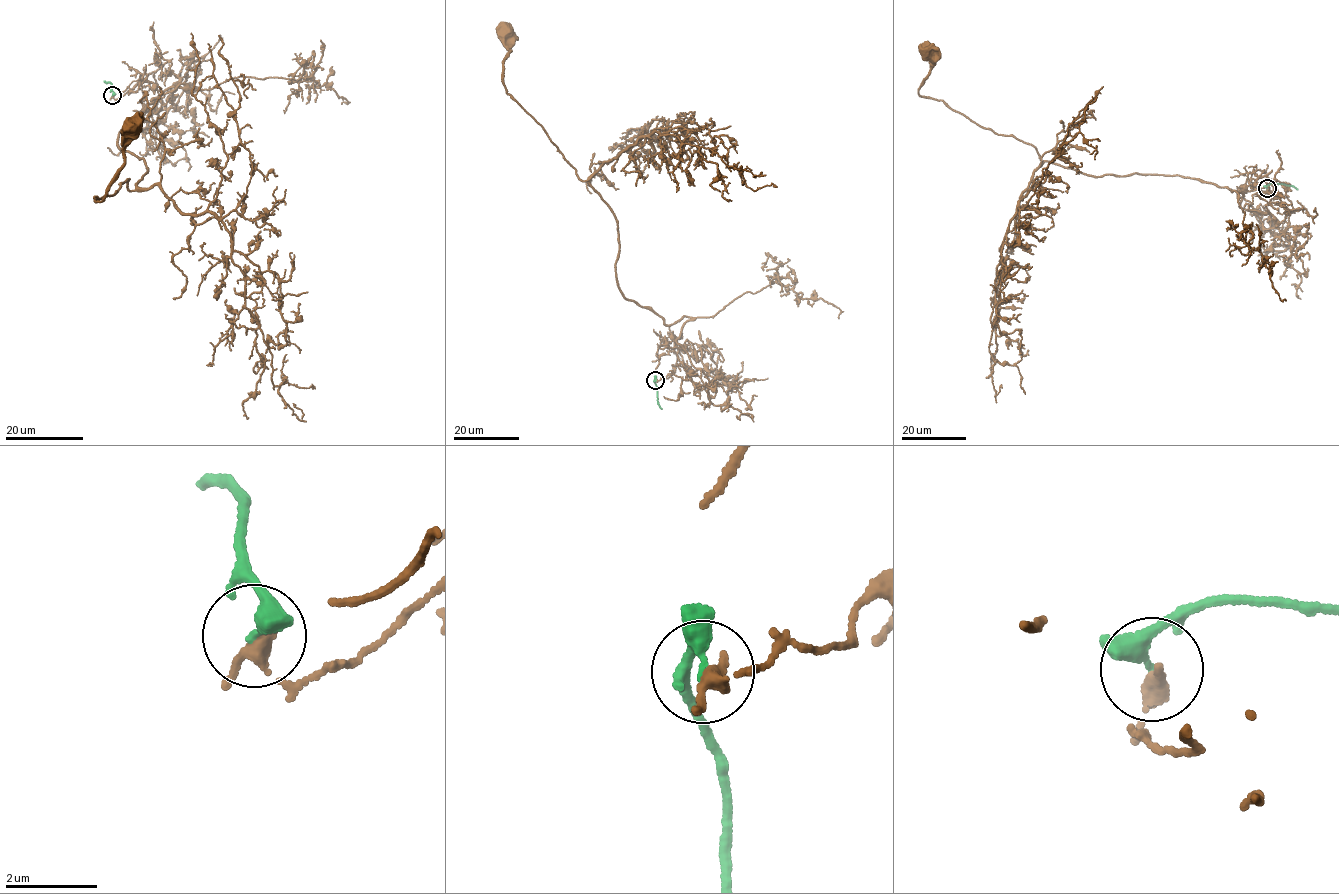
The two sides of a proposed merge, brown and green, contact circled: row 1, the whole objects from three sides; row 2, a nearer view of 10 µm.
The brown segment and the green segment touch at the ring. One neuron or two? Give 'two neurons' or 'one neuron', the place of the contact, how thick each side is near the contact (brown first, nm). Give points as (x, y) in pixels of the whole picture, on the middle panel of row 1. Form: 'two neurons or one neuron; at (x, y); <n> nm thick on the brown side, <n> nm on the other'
two neurons; at (655, 380); 280 nm thick on the brown side, 200 nm on the other

